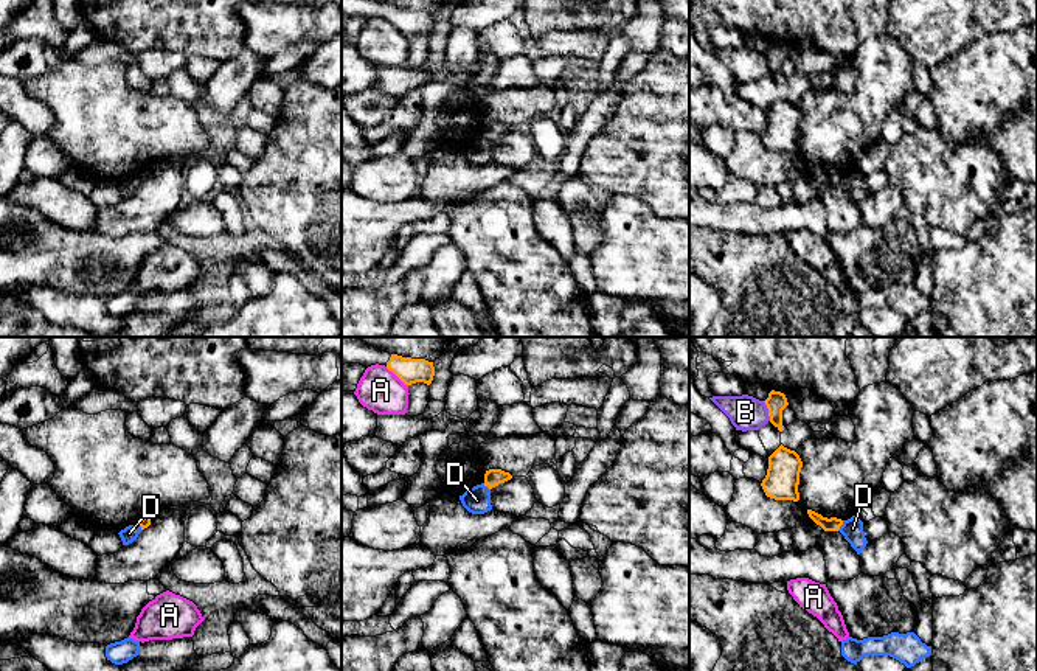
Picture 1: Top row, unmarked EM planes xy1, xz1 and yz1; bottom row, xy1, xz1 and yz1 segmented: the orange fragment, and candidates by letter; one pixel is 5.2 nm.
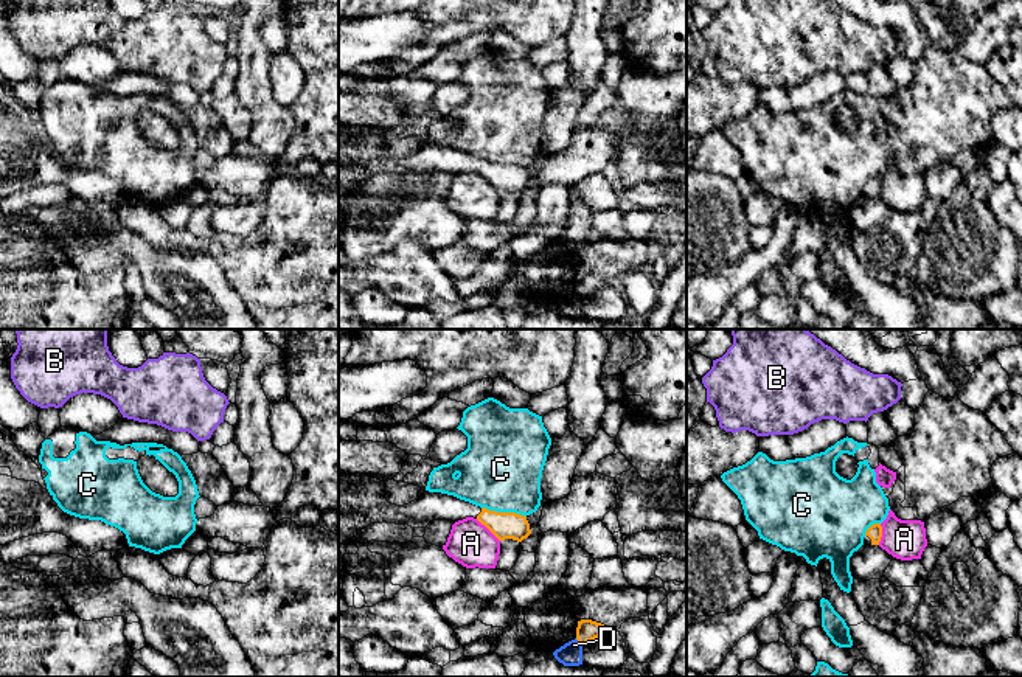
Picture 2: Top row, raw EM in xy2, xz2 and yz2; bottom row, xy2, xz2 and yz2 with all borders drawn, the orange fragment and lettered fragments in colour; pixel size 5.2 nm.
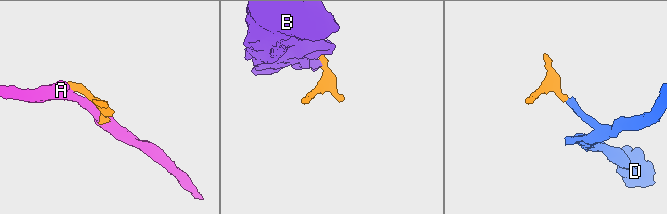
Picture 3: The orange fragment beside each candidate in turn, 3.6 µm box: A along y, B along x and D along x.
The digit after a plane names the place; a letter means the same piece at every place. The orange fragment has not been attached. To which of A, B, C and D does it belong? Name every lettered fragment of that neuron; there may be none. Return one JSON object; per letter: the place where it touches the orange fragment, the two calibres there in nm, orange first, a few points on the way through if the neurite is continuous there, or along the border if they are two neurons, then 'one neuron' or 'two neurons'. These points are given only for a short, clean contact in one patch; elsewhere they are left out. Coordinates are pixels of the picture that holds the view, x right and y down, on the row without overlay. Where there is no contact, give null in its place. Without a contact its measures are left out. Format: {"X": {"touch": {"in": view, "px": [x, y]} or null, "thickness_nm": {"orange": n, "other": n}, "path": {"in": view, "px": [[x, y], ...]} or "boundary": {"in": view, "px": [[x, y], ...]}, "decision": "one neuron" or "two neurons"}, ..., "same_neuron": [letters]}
{"A": {"touch": {"in": "xz2", "px": [488, 180]}, "thickness_nm": {"orange": 140, "other": 240}, "boundary": {"in": "xz2", "px": [[476, 171], [499, 193]]}, "decision": "two neurons"}, "B": {"touch": {"in": "yz1", "px": [769, 62]}, "thickness_nm": {"orange": 110, "other": 180}, "boundary": {"in": "yz1", "px": [[763, 53], [770, 72]]}, "decision": "two neurons"}, "C": {"touch": {"in": "xz2", "px": [504, 165]}, "thickness_nm": {"orange": 140, "other": 420}, "boundary": {"in": "xz2", "px": [[482, 159], [491, 163], [514, 163], [525, 170]]}, "decision": "two neurons"}, "D": {"touch": {"in": "yz1", "px": [842, 176]}, "thickness_nm": {"orange": 70, "other": 110}, "boundary": {"in": "yz1", "px": [[843, 173], [837, 182]]}, "decision": "two neurons"}, "same_neuron": []}

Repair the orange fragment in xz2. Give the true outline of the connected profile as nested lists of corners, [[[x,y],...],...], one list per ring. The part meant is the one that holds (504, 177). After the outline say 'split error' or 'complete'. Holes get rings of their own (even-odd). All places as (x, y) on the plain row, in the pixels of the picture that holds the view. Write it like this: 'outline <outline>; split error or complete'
outline [[[339,129],[339,244],[342,245],[345,234],[346,199],[356,194],[368,177],[387,174],[427,180],[433,172],[458,174],[466,169],[477,171],[499,193],[522,194],[531,186],[527,169],[516,165],[489,163],[454,148],[429,143],[408,157],[396,158],[385,151],[385,134],[371,129]]]; split error

